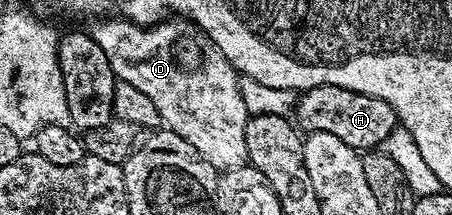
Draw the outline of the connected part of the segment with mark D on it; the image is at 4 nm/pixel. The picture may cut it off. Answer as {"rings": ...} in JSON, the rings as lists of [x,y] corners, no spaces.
{"rings":[[[98,18],[89,25],[92,39],[104,50],[115,77],[136,87],[156,106],[161,123],[184,142],[188,142],[219,173],[236,170],[248,164],[246,122],[248,113],[238,89],[239,73],[220,54],[216,45],[202,35],[191,22],[181,18],[167,18],[160,24],[143,26],[121,18]]]}

